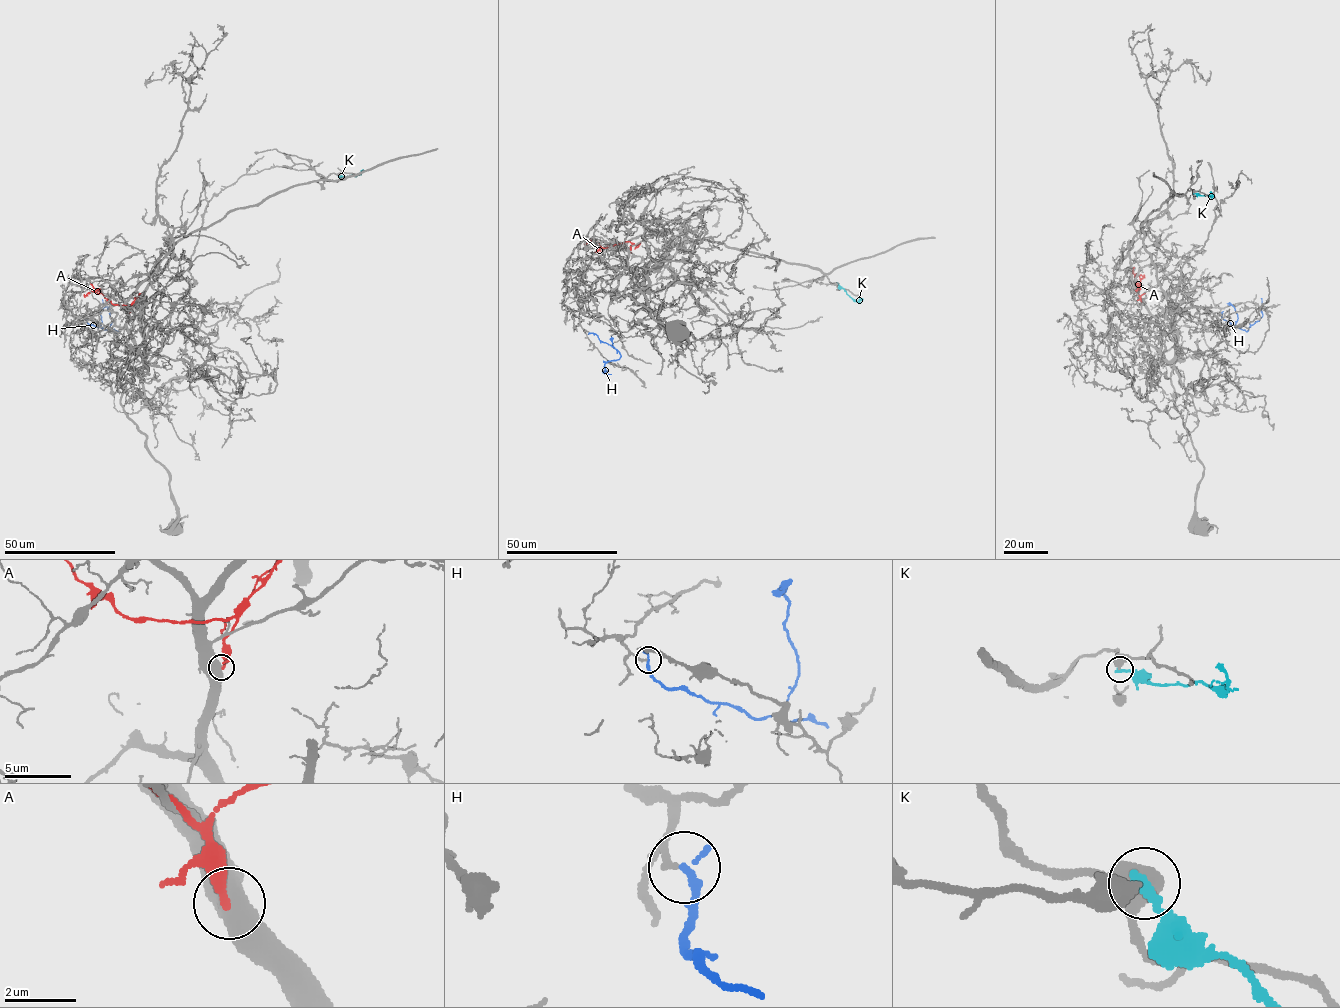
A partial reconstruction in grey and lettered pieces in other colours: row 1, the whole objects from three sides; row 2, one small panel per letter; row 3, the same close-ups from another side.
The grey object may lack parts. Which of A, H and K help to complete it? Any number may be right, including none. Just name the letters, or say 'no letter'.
H

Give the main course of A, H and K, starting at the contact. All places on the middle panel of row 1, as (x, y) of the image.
A: (630, 250), (630, 242), (604, 248), (591, 242), (584, 243)
H: (589, 332), (612, 346), (620, 355), (619, 358), (605, 363), (605, 369)
K: (837, 284), (856, 301), (862, 298)

